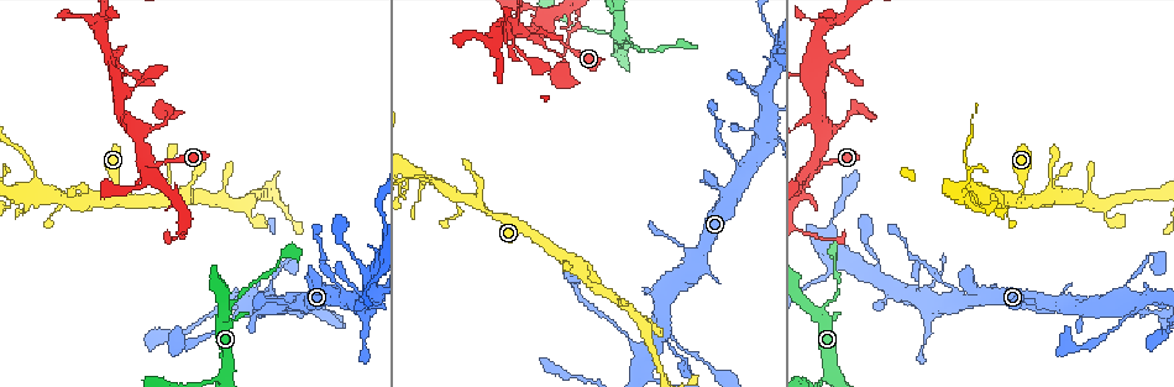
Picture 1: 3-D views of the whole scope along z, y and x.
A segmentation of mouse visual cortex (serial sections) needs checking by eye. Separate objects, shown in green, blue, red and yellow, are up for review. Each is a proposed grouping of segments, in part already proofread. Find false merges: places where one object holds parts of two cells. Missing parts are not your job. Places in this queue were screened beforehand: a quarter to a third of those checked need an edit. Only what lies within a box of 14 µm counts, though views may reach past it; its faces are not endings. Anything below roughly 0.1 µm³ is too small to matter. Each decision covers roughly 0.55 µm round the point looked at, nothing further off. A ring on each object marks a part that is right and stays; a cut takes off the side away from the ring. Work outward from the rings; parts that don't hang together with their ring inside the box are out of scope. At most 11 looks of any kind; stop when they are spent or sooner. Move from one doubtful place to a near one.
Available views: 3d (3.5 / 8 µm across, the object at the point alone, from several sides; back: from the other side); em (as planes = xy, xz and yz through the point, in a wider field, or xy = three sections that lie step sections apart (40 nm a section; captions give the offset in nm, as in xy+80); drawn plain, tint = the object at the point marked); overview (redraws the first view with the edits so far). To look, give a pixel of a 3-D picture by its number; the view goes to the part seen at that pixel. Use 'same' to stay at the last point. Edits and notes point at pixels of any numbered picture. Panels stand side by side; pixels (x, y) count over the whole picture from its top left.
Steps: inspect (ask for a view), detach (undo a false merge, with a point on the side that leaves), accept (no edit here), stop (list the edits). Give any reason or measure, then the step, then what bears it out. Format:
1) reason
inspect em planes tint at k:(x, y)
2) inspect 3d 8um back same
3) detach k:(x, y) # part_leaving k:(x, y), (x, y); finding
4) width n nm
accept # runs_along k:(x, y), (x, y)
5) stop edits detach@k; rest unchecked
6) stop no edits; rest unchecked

a narrow waist
inspect 3d 3.5um at 1:(519, 53)

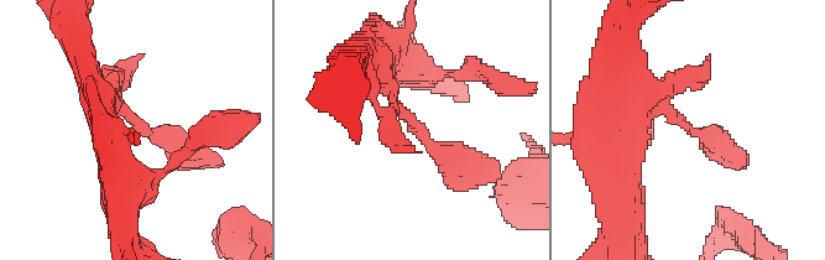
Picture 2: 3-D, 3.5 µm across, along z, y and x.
now the EM
inspect em xy step 5 tint at 2:(415, 129)

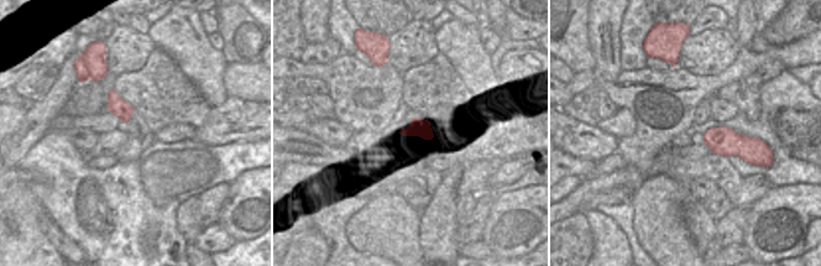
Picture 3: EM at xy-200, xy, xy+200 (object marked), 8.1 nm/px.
accept # runs_along 2:(381, 67), (423, 140), (473, 171); continuous, no second cell

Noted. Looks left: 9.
thick turns thin
inspect 3d 3.5um at 1:(848, 116)

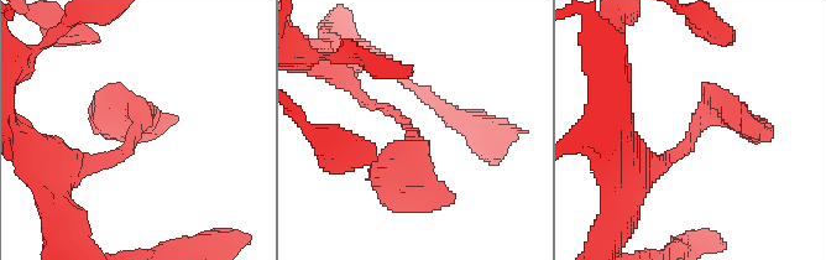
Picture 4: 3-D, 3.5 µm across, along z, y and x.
inspect em xy step 5 tint at 4:(412, 130)

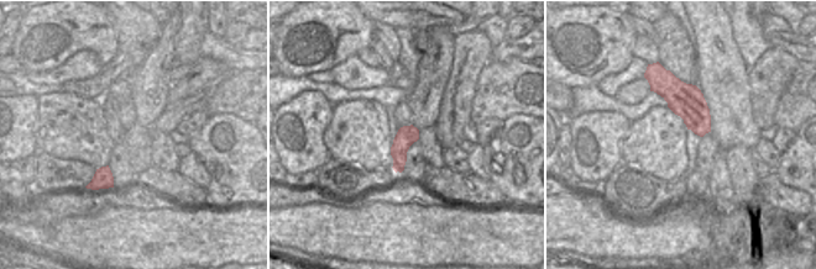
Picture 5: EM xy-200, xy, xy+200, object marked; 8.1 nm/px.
another direction
inspect em xy step 3 tint same

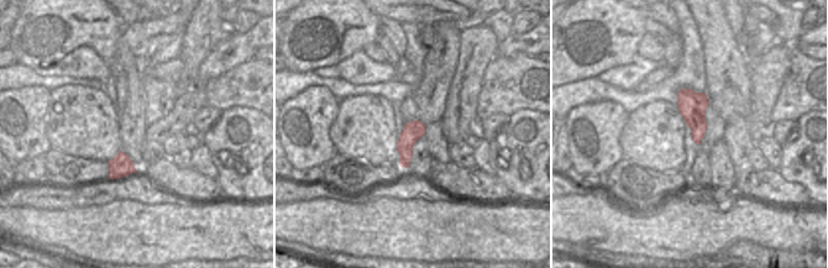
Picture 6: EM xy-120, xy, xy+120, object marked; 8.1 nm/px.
accept # runs_along 4:(356, 94), (413, 131), (402, 192); continuous, no second cell

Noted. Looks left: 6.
calibre changes
inspect 3d 3.5um back at 1:(432, 182)

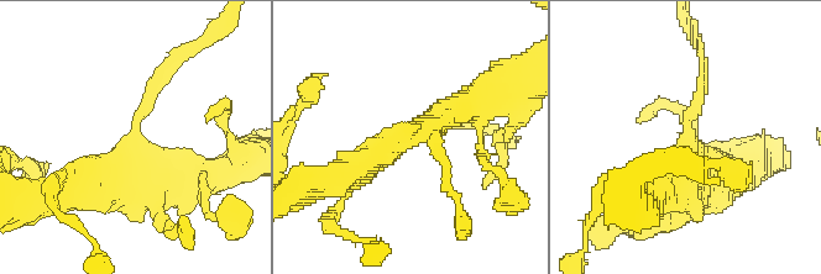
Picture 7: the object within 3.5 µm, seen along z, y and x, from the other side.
inspect em xy step 3 tint at 7:(137, 117)

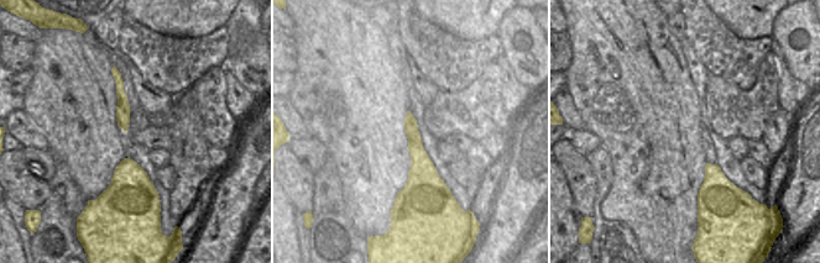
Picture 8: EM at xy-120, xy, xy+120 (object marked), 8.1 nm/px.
cut it another way
inspect em xy step 1 tint same

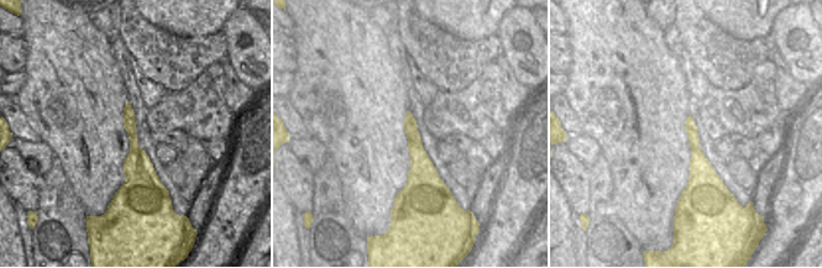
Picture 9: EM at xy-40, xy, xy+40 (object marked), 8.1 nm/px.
width 150 nm
detach 7:(163, 69) # part_leaving 7:(141, 106), (163, 72), (216, 33); a second cell is stuck on

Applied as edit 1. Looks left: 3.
abrupt turn
inspect 3d 3.5um at 1:(245, 297)

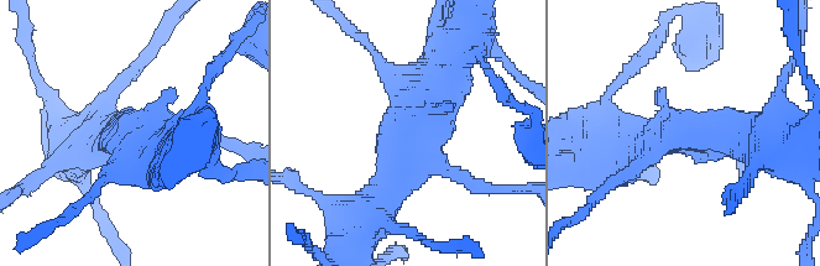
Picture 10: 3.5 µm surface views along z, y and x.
now the EM
inspect em xy step 5 tint at 10:(411, 140)

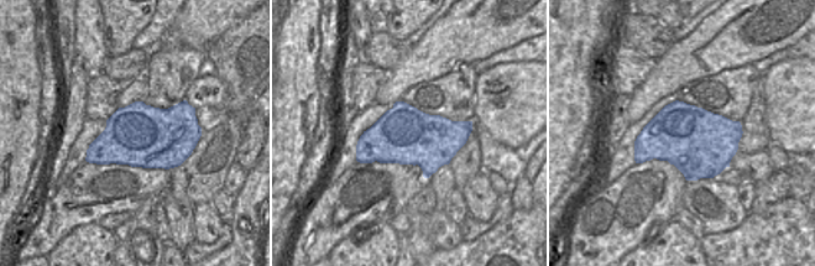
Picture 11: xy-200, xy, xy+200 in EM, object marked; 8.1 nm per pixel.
accept # runs_along 10:(449, 72), (372, 208); one cell here

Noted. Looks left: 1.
stop edits detach@7; rest unchecked

